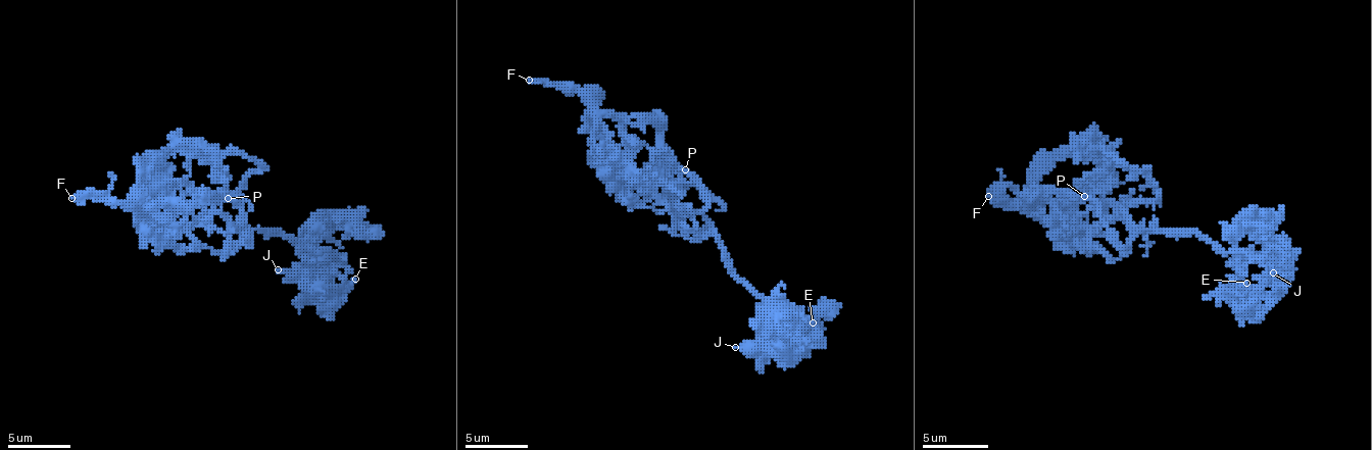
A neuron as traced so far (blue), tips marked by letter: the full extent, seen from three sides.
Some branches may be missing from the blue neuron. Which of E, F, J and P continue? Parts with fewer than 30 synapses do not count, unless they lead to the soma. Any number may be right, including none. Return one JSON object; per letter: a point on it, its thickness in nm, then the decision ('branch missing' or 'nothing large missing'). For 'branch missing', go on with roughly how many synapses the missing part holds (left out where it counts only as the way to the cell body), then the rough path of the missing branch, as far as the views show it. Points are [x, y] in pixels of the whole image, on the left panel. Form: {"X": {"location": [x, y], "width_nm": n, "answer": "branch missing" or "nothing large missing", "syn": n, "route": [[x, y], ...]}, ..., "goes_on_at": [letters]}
{"E": {"location": [355, 279], "width_nm": 280, "answer": "nothing large missing"}, "F": {"location": [71, 198], "width_nm": 360, "answer": "branch missing", "syn": 35}, "J": {"location": [278, 269], "width_nm": 280, "answer": "nothing large missing"}, "P": {"location": [228, 198], "width_nm": 240, "answer": "nothing large missing"}, "goes_on_at": ["F"]}

